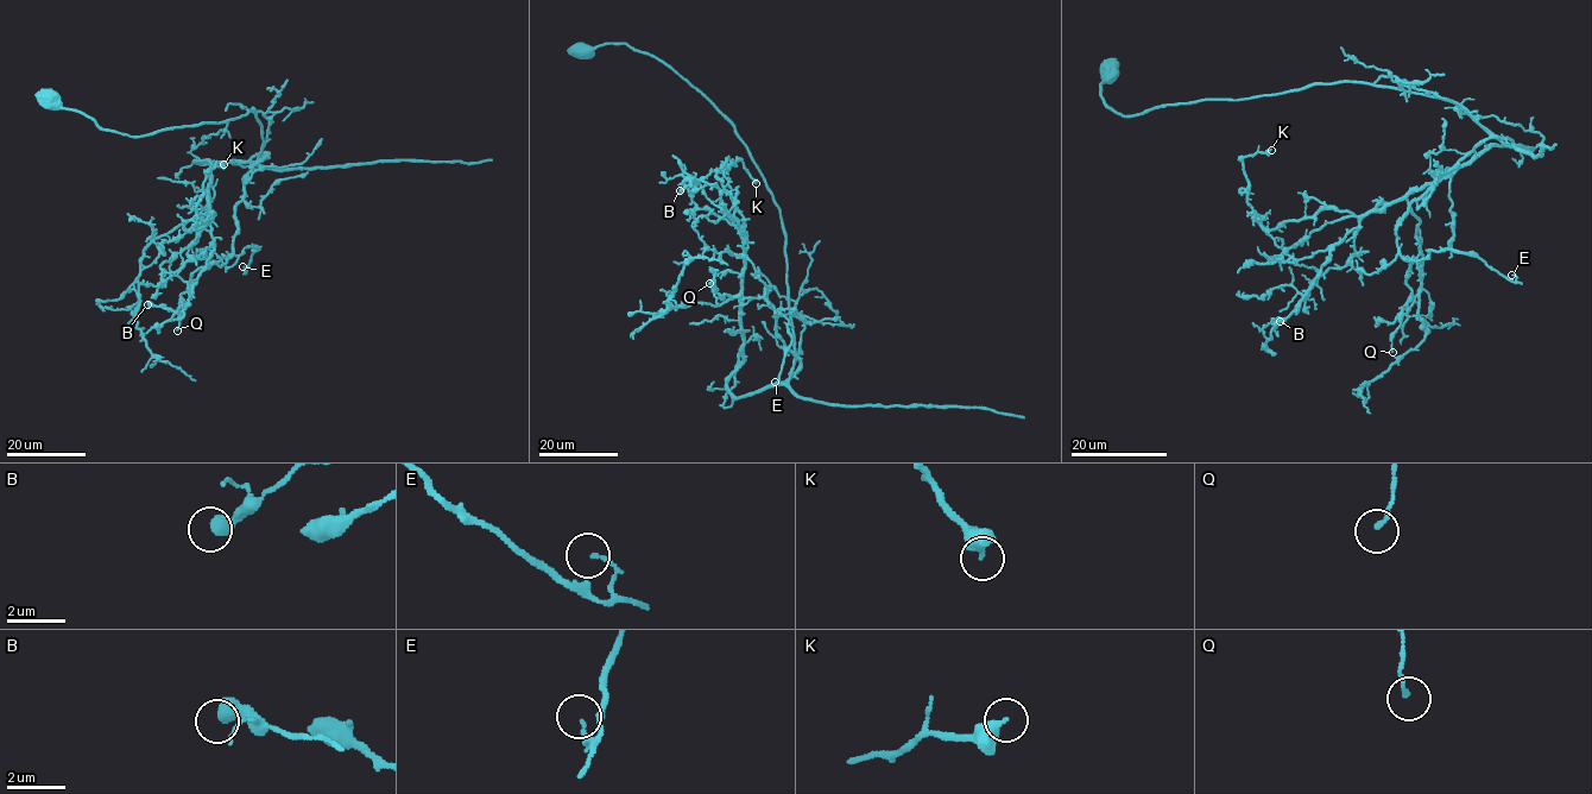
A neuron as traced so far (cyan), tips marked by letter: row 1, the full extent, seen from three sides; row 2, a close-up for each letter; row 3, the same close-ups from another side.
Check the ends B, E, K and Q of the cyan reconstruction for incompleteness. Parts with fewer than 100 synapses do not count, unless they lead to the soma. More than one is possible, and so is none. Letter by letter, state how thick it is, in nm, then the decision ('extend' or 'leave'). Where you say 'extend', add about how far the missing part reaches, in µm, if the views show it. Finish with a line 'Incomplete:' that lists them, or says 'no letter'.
B: calibre 550 nm; leave
E: calibre 120 nm; leave
K: calibre 360 nm; leave
Q: calibre 150 nm; leave
Incomplete: no letter

